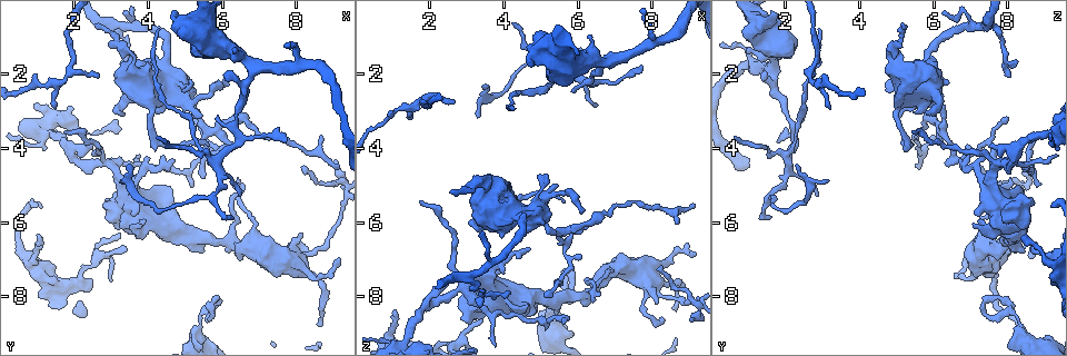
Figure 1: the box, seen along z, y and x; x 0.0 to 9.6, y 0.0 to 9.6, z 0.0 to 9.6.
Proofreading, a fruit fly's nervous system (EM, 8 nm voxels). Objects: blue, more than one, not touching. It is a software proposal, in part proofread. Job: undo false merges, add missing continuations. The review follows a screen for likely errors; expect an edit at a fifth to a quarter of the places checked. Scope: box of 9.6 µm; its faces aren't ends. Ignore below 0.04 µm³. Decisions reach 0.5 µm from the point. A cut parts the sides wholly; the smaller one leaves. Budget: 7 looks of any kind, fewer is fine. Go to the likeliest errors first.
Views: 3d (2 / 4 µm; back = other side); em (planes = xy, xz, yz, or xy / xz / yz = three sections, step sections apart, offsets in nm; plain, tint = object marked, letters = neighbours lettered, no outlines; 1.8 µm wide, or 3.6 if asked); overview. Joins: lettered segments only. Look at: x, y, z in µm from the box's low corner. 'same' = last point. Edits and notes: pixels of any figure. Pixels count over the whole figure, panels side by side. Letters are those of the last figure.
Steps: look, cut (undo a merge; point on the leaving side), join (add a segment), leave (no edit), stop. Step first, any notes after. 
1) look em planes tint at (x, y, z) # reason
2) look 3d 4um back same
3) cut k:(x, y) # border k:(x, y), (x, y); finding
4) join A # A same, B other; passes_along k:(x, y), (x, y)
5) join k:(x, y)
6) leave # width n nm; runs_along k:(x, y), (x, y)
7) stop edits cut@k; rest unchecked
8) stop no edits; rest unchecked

look em planes letters at (5.75, 8.50, 7.35) # thin end

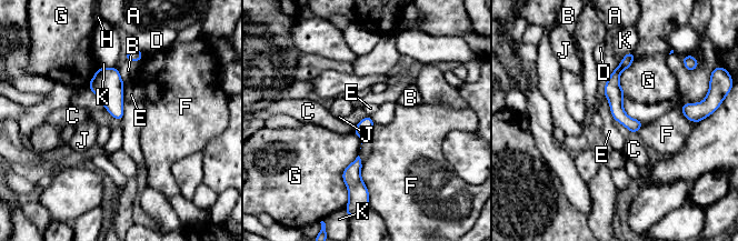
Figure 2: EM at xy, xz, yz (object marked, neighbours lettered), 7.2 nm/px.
leave # A other, B other, C other, D other, E other, F other, G other, H other, J other, K other; border 2:(605, 96), (614, 118); none of them fits

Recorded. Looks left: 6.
look em yz step 16 letters at (3.25, 4.80, 3.10) # thin end

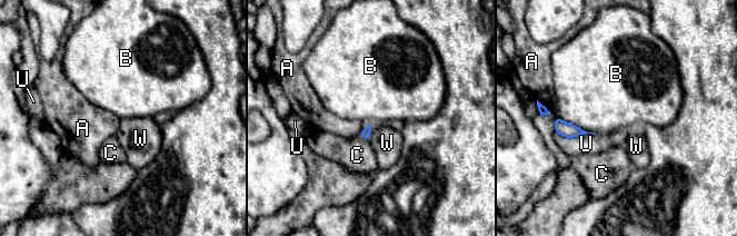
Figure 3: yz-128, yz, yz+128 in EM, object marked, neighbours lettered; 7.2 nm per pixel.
look em planes letters same

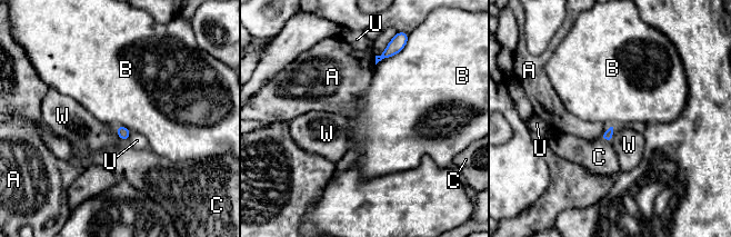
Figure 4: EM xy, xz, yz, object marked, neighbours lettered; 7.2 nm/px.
leave # A other, B other, C other, U other, W other; border 4:(400, 51), (382, 58), (376, 65); no lettered segment goes on from it

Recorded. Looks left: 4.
look 3d 2um at (3.05, 4.50, 7.75) # sharp bend

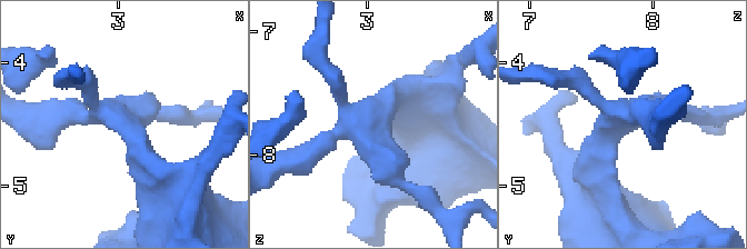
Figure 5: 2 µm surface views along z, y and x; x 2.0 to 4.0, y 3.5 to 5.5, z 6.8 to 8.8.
look em planes letters at (3.00, 4.44, 7.68) # shape alone is not enough

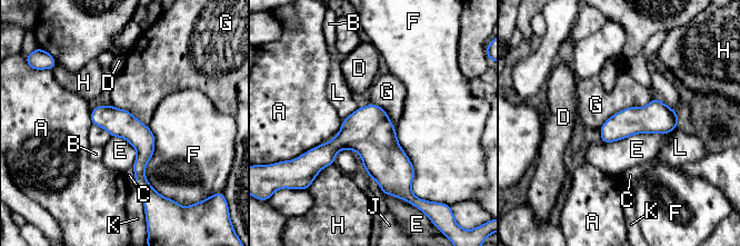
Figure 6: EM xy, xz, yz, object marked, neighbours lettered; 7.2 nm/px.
leave # A other, B other, C other, D other, E other, F other, G other, H other, J other, K other, L other; border 6:(652, 99), (617, 111), (600, 129); all the same neuron

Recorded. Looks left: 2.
stop no edits; rest unchecked

